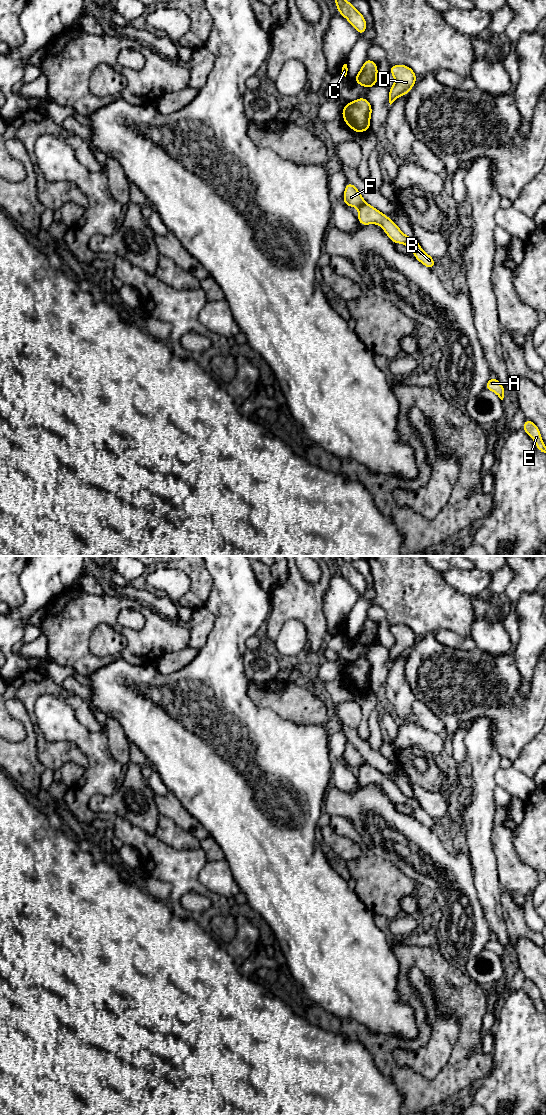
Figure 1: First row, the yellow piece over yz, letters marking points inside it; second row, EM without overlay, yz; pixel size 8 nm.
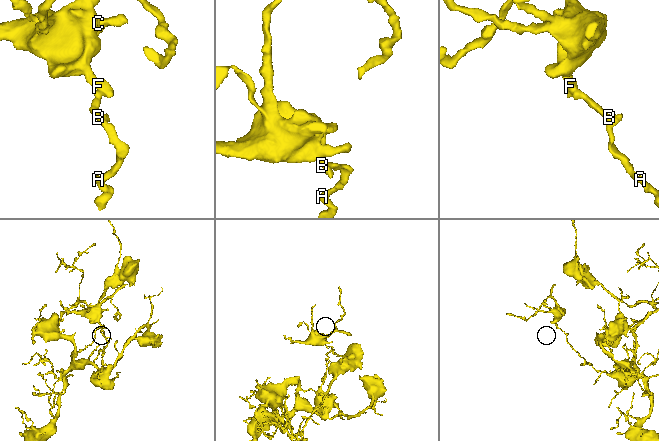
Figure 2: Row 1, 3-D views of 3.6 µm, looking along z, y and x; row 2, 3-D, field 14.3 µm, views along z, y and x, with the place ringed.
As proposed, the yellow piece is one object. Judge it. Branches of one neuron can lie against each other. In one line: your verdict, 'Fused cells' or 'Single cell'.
Fused cells

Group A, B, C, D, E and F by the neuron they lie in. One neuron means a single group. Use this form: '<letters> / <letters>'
A B E / C D F

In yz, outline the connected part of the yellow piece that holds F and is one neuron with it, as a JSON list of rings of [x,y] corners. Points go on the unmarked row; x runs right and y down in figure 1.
[[[347,742],[346,748],[344,751],[343,762],[350,767],[361,767],[365,761],[361,753],[357,748],[350,742]]]

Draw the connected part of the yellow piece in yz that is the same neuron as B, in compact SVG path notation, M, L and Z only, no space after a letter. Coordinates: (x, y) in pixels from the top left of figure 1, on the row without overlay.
M364 763L358 770L358 781L361 785L378 784L386 792L393 803L402 803L408 806L414 817L429 829L435 825L434 818L422 810L417 800L407 797L385 774L381 773L373 766Z

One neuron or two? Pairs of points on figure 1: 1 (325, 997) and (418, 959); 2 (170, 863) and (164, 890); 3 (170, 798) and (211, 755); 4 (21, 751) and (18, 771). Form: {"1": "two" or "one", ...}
{"1": "two", "2": "two", "3": "two", "4": "one"}

